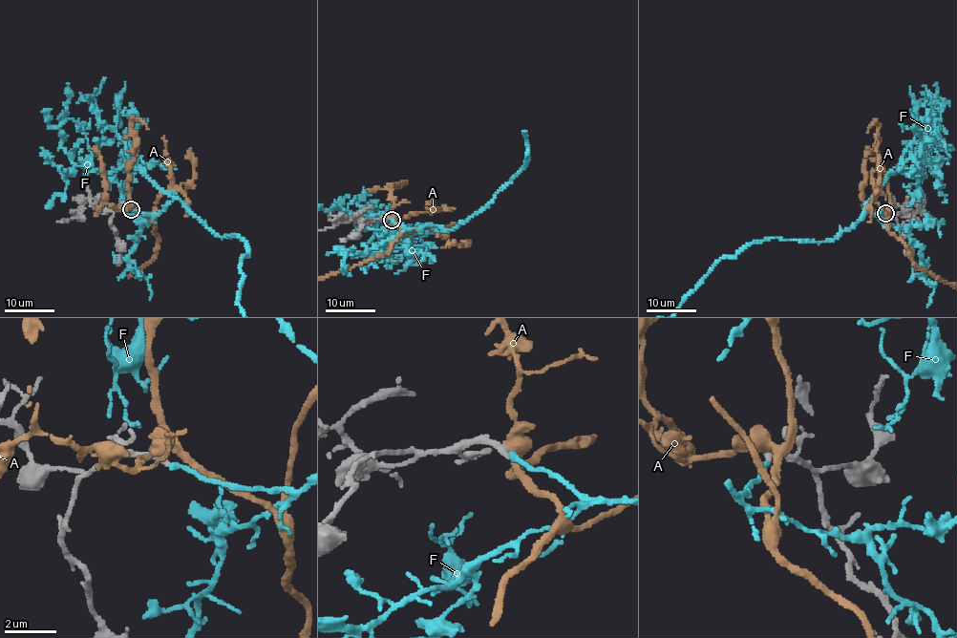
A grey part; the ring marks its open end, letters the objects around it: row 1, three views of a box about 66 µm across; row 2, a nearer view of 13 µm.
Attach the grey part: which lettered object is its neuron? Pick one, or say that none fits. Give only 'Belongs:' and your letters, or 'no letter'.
Belongs: F

